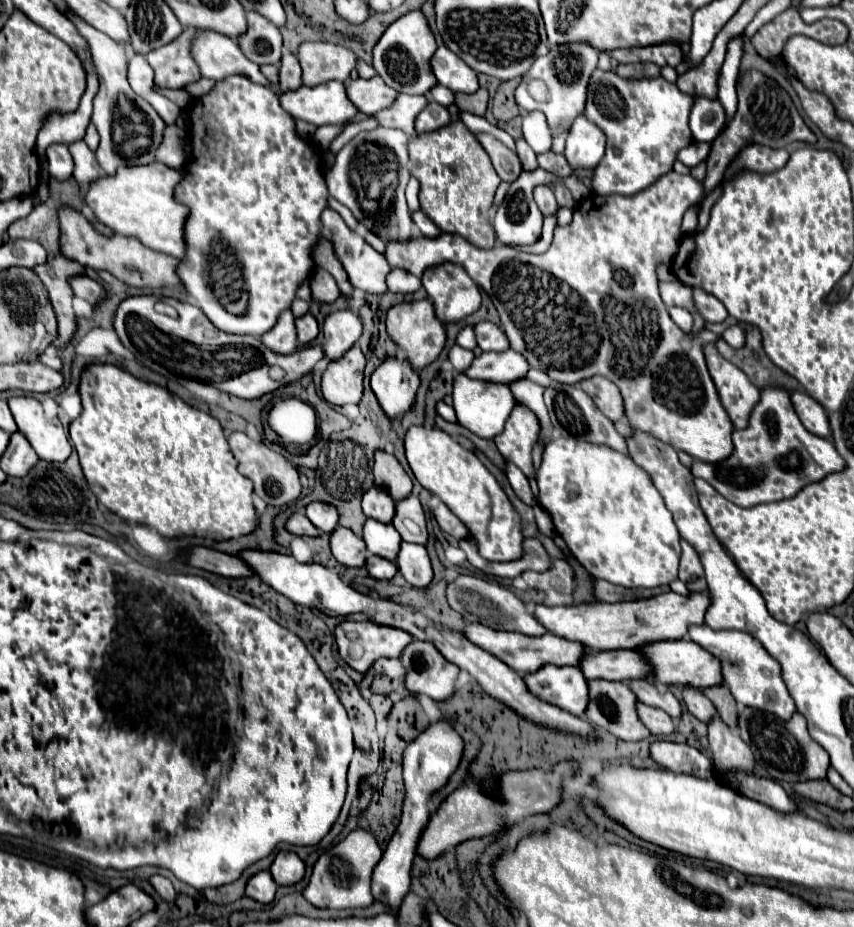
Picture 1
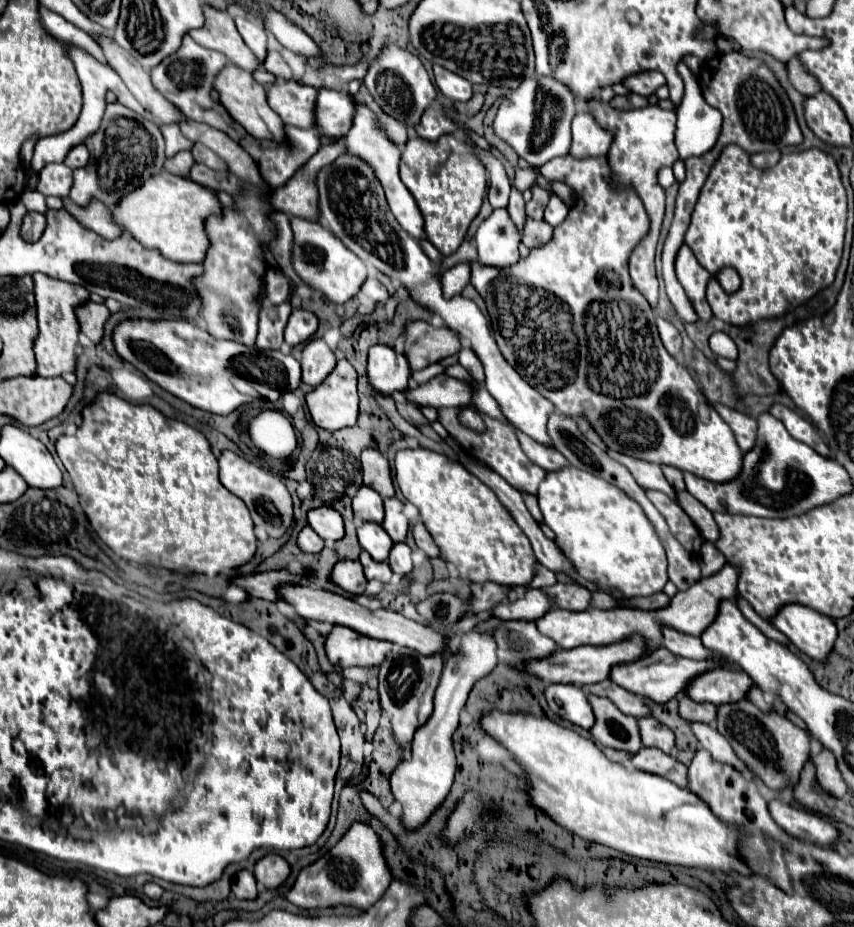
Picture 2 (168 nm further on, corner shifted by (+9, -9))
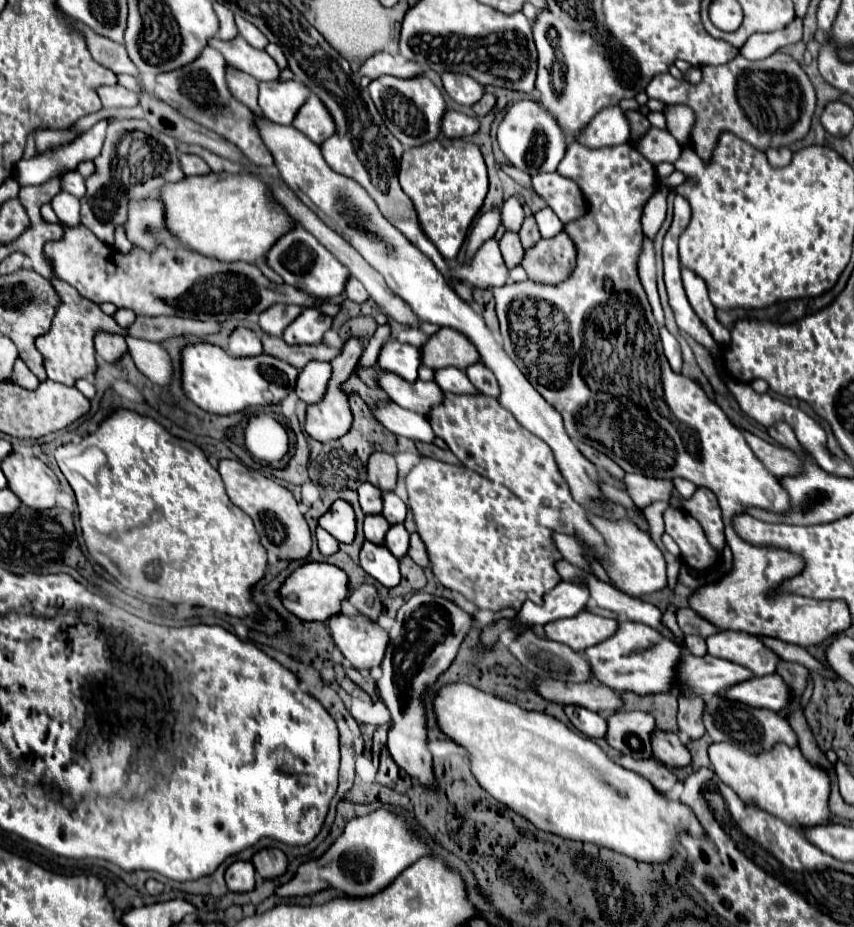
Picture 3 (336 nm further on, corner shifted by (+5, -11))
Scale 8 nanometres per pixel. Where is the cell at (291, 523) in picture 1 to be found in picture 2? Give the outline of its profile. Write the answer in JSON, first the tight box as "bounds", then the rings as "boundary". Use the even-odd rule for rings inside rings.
{"bounds":[297,526,325,554],"boundary":[[[305,526],[301,530],[301,534],[297,538],[297,544],[299,544],[299,548],[303,552],[313,552],[313,554],[317,554],[319,550],[323,550],[323,546],[325,546],[325,542],[311,530],[311,526]]]}

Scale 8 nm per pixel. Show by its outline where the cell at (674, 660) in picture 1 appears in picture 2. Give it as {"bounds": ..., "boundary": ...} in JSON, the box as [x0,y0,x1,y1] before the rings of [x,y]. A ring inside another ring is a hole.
{"bounds":[687,670,753,706],"boundary":[[[711,670],[701,674],[687,688],[687,696],[695,702],[711,702],[715,706],[727,702],[739,702],[747,698],[747,690],[751,690],[753,680],[743,674],[743,670]]]}

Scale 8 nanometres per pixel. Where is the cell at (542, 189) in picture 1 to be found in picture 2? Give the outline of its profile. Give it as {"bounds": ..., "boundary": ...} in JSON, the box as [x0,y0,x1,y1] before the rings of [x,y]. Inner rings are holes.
{"bounds":[521,218,553,250],"boundary":[[[527,218],[521,242],[529,250],[547,244],[551,238],[553,238],[553,226],[549,226],[545,220],[531,220],[531,218]]]}

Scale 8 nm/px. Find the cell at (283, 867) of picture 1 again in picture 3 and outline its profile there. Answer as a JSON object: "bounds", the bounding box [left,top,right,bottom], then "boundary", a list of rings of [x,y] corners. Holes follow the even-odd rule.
{"bounds":[251,848,287,880],"boundary":[[[277,848],[259,850],[251,862],[253,862],[255,870],[259,872],[259,876],[265,880],[273,880],[273,878],[285,874],[285,870],[287,870],[287,856]]]}

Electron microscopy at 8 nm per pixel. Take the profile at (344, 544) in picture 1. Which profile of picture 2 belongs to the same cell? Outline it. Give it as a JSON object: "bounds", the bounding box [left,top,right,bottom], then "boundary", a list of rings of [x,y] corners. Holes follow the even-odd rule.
{"bounds":[333,560,367,596],"boundary":[[[341,560],[335,564],[333,570],[333,580],[349,594],[361,596],[365,592],[367,586],[367,578],[363,574],[363,566],[359,560],[351,562],[351,560]]]}

